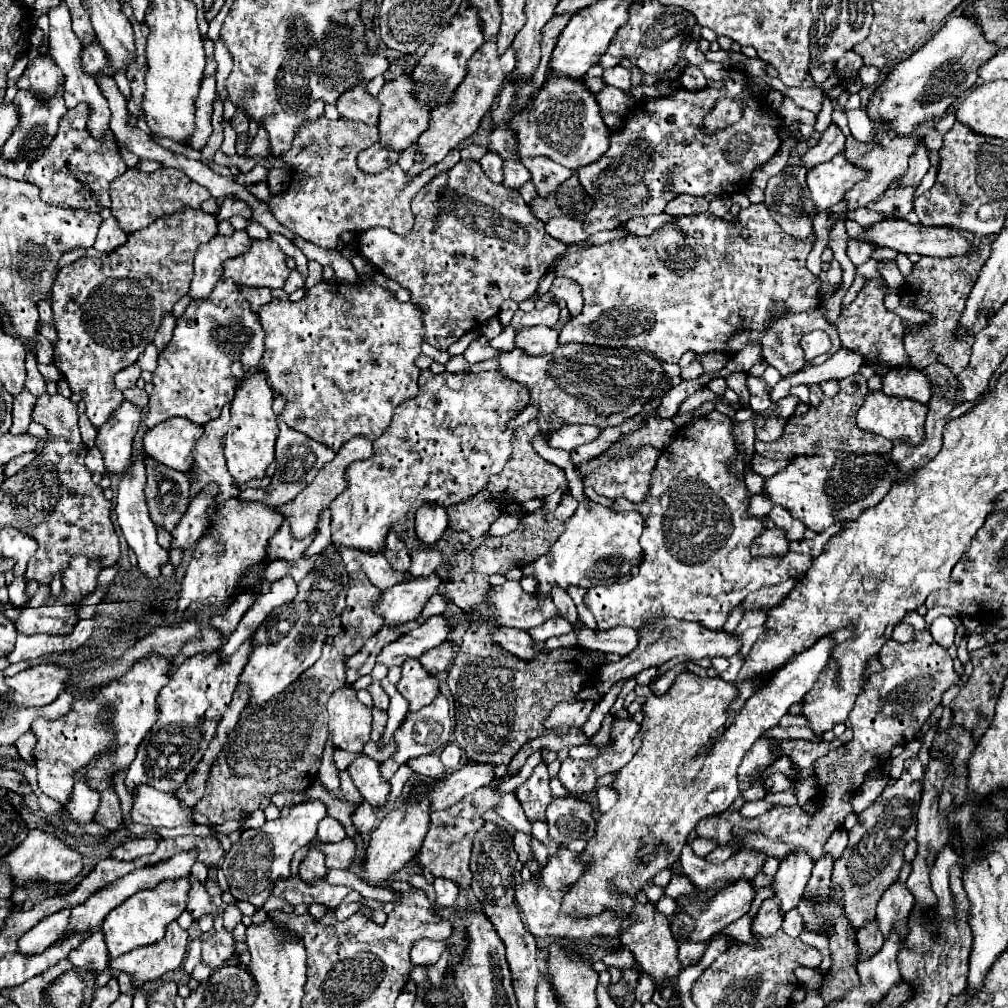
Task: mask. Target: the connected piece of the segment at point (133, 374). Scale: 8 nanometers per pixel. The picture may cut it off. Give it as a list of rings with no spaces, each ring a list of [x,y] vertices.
[[[132,364],[132,366],[128,366],[128,368],[124,368],[124,370],[120,370],[116,376],[114,376],[114,380],[116,380],[116,388],[118,390],[126,390],[126,388],[132,388],[134,384],[136,384],[136,380],[140,378],[140,366],[138,364]]]

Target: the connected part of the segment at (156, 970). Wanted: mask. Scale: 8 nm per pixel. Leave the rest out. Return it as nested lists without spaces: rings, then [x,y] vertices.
[[[172,922],[166,928],[166,936],[158,944],[142,946],[134,952],[128,952],[126,956],[120,956],[118,960],[110,960],[112,978],[118,978],[122,972],[138,984],[144,984],[150,978],[160,978],[182,964],[186,948],[188,932]]]

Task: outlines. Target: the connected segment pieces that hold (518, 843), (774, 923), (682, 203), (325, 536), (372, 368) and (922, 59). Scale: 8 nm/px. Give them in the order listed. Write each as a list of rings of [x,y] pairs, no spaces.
[[[516,832],[516,836],[514,836],[514,850],[516,850],[516,854],[518,854],[518,858],[520,858],[522,864],[532,866],[532,868],[536,866],[534,864],[534,858],[530,854],[530,836],[528,834]]]
[[[768,898],[762,902],[754,922],[752,922],[752,936],[756,940],[760,938],[768,938],[772,934],[776,934],[782,926],[782,916],[778,914],[778,900]]]
[[[680,194],[672,198],[664,208],[664,212],[670,216],[688,216],[688,214],[700,214],[706,210],[708,210],[708,200],[700,196],[690,196],[690,194]]]
[[[322,512],[322,520],[318,522],[318,536],[314,538],[314,542],[306,548],[304,556],[312,556],[312,554],[320,554],[328,544],[332,544],[330,540],[330,512]]]
[[[318,282],[314,288],[306,290],[304,298],[298,300],[298,302],[290,302],[290,300],[280,300],[280,298],[272,298],[268,304],[264,304],[258,312],[260,316],[260,322],[262,322],[262,328],[266,332],[266,338],[264,338],[264,356],[262,356],[262,364],[266,366],[266,372],[268,372],[268,380],[270,380],[270,386],[276,390],[278,396],[282,396],[286,400],[286,406],[280,414],[280,418],[294,430],[306,434],[308,438],[332,448],[332,450],[340,450],[340,446],[344,442],[348,442],[350,438],[354,436],[368,436],[368,438],[378,438],[384,434],[384,430],[388,428],[390,420],[392,420],[392,414],[394,414],[394,408],[404,402],[404,400],[410,400],[418,394],[418,376],[420,376],[420,368],[414,364],[414,360],[422,354],[420,350],[420,344],[424,342],[424,312],[418,304],[410,304],[408,302],[400,302],[396,300],[394,292],[378,286],[378,284],[344,284],[344,282]]]
[[[952,16],[936,32],[928,44],[916,50],[910,58],[898,62],[868,104],[870,120],[888,122],[888,132],[910,134],[918,124],[942,116],[956,98],[978,82],[978,68],[986,64],[1000,48],[990,44],[982,26],[972,16]]]

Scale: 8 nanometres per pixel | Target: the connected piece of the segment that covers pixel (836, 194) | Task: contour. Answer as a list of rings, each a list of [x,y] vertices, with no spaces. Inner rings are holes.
[[[842,154],[834,156],[830,162],[818,164],[808,172],[808,188],[812,194],[812,202],[816,212],[828,210],[834,204],[842,202],[842,196],[862,180],[862,172],[852,164],[846,164]]]

